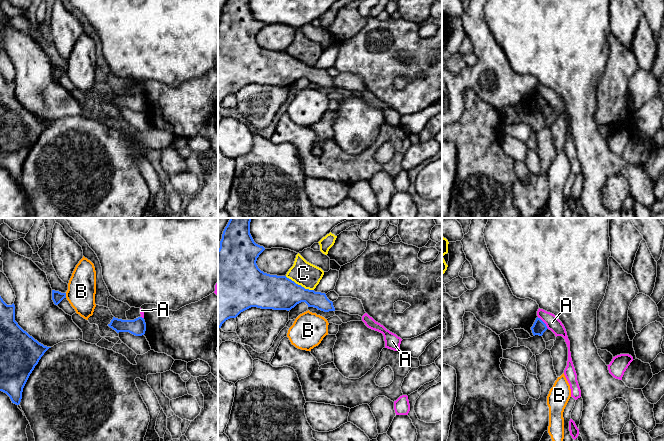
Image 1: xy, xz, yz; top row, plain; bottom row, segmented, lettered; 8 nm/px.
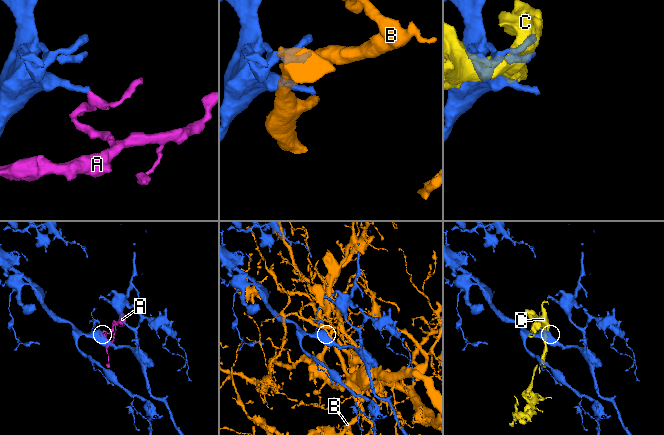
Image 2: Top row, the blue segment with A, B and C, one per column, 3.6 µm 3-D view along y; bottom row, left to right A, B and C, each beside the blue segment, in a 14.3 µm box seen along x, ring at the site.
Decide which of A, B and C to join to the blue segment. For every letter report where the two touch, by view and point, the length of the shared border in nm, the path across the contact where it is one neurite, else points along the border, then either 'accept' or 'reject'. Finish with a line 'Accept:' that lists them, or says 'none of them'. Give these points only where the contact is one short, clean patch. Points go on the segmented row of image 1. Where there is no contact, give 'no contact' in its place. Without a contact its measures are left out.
A: yz (543, 322) | 130 nm | along yz (537, 317), (548, 328) | reject
B: xy (65, 295) | 40 nm | reject
C: xz (299, 285) | 260 nm | reject
Accept: none of them

